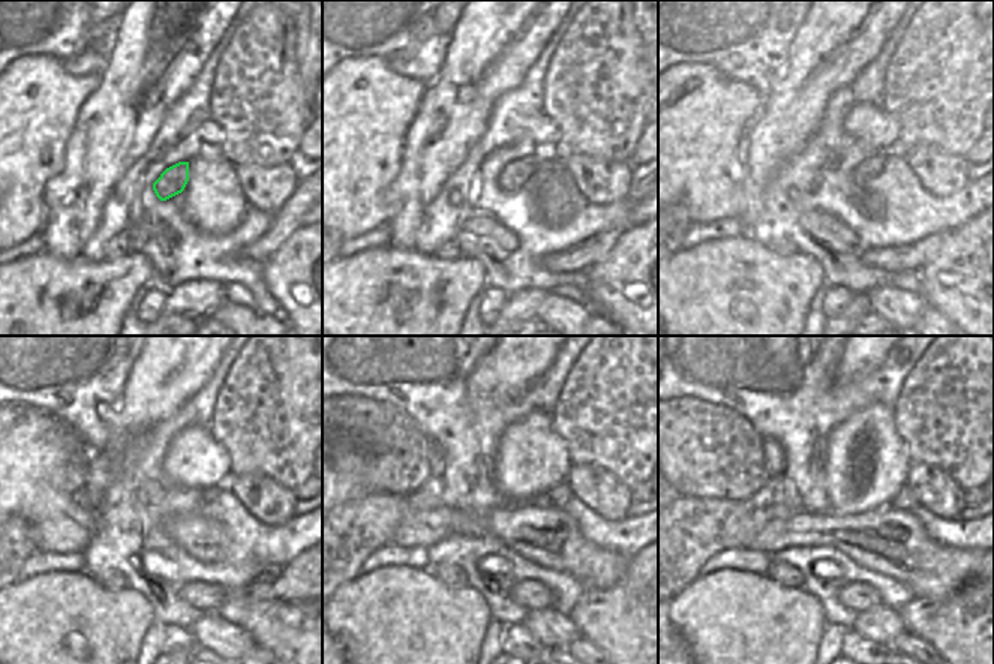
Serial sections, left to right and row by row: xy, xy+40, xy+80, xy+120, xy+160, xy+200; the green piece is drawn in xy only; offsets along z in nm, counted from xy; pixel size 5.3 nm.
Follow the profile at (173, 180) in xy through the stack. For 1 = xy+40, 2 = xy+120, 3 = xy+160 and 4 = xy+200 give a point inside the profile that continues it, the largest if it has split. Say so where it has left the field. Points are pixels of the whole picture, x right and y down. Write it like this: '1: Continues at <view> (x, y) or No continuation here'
1: Continues at xy+40 (513, 176)
2: Continues at xy+120 (209, 495)
3: Continues at xy+160 (558, 496)
4: Continues at xy+200 (904, 499)

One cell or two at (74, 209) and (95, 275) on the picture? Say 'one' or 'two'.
two

